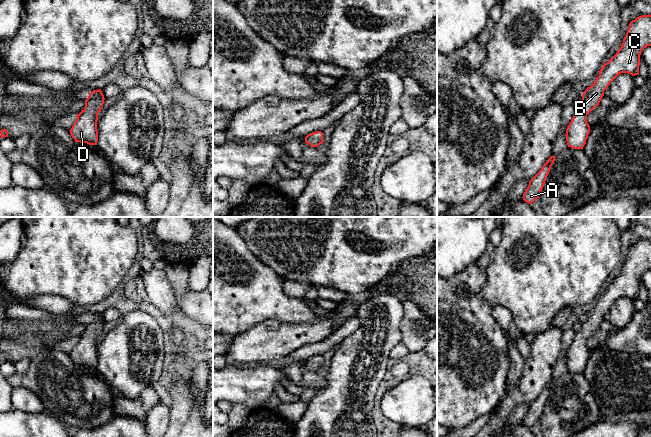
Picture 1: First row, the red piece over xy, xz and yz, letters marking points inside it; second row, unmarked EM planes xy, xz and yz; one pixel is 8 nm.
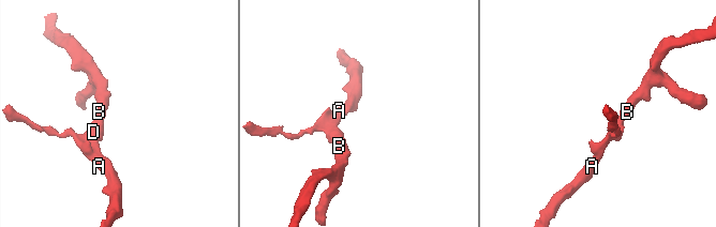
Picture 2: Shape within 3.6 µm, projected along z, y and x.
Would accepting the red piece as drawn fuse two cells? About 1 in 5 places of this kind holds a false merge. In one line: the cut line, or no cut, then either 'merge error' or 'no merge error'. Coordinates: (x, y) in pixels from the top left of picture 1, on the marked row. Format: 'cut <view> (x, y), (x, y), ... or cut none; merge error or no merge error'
cut none; no merge error

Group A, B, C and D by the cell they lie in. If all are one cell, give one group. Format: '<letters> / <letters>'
A B C D

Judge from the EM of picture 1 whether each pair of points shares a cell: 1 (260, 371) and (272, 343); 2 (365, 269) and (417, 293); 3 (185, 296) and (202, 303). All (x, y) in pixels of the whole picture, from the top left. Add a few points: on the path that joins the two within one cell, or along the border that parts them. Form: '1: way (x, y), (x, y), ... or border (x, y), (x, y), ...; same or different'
1: border (260, 363), (254, 365); different
2: border (401, 262), (392, 272), (372, 286); different
3: way (189, 300), (192, 303), (198, 303); same

